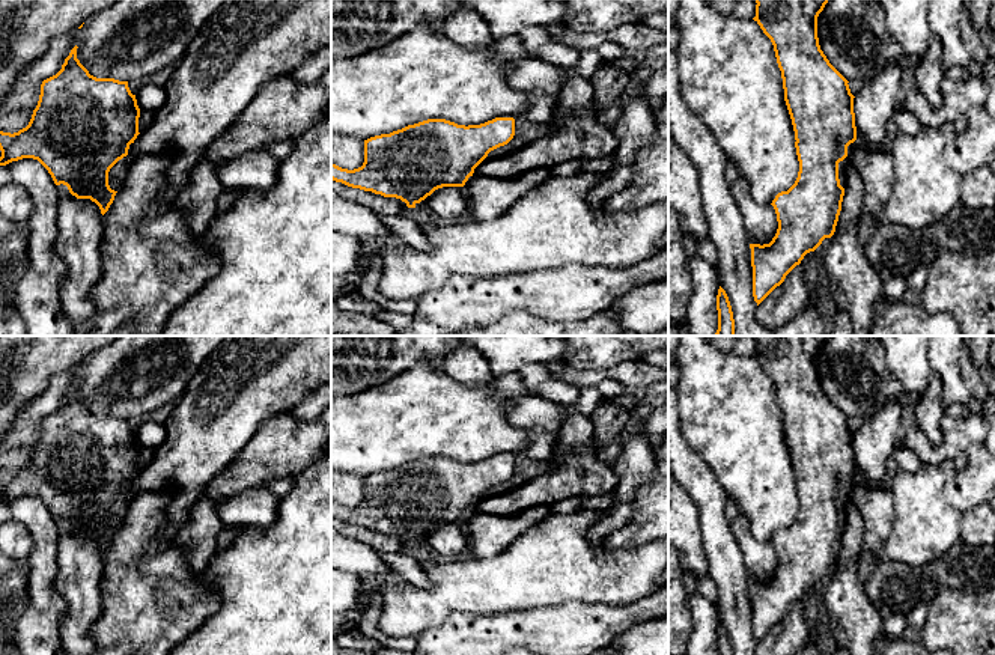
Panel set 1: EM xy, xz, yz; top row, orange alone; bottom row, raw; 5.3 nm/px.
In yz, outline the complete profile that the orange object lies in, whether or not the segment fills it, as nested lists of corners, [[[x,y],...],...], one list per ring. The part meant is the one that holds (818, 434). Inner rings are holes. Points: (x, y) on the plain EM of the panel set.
[[[756,336],[753,355],[771,376],[781,408],[784,438],[795,468],[799,509],[795,521],[772,538],[778,566],[769,581],[750,581],[753,634],[757,643],[786,613],[835,569],[844,526],[838,500],[857,477],[854,432],[849,419],[829,401],[819,382],[817,354],[829,336]]]

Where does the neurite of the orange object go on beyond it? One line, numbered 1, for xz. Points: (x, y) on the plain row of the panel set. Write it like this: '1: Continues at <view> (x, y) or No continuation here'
1: No continuation here

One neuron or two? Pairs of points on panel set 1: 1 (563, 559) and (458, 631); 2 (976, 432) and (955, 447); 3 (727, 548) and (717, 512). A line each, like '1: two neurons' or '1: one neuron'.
1: two neurons
2: one neuron
3: one neuron

